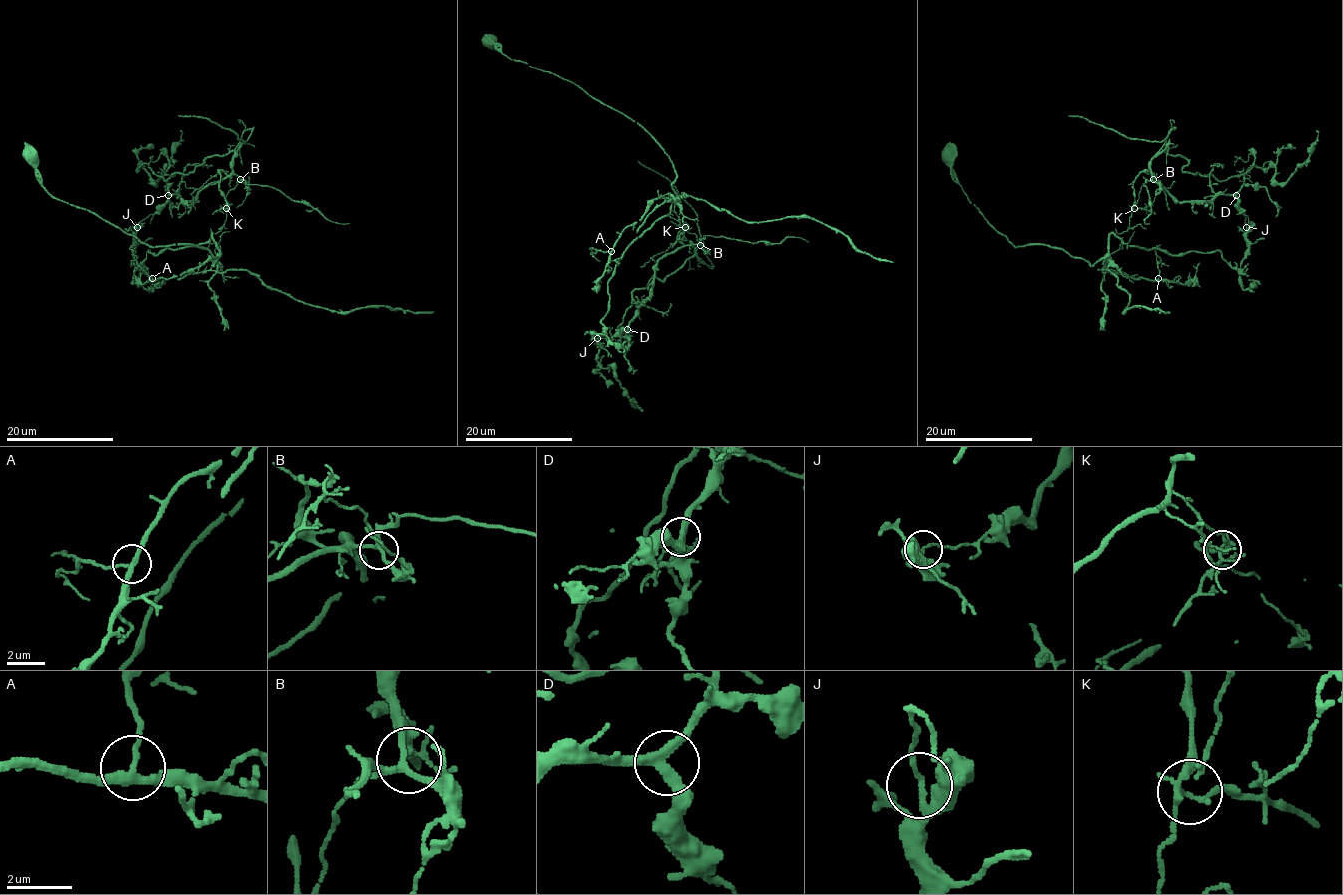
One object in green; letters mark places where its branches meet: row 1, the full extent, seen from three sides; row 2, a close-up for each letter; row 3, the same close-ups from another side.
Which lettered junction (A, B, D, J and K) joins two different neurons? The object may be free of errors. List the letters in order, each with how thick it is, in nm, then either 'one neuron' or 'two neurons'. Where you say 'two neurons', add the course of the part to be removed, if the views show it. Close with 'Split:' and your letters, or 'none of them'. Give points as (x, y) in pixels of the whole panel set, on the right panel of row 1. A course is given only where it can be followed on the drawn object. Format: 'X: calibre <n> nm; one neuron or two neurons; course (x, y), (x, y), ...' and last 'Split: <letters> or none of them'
A: calibre 240 nm; one neuron
B: calibre 190 nm; one neuron
D: calibre 300 nm; one neuron
J: calibre 130 nm; two neurons; course (1246, 227), (1234, 195), (1178, 202), (1150, 161), (1182, 156), (1219, 180), (1274, 167), (1283, 183), (1316, 130)
K: calibre 170 nm; one neuron
Split: J

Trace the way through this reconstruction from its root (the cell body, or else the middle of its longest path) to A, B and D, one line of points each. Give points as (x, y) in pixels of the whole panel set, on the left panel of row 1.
A: (31, 155), (55, 198), (150, 246), (191, 243), (216, 258), (212, 265), (216, 257), (152, 278)
B: (31, 155), (55, 198), (150, 246), (201, 246), (212, 265), (212, 234), (240, 179)
D: (31, 155), (55, 198), (150, 246), (201, 246), (212, 265), (227, 215), (220, 175), (195, 202), (168, 195)

